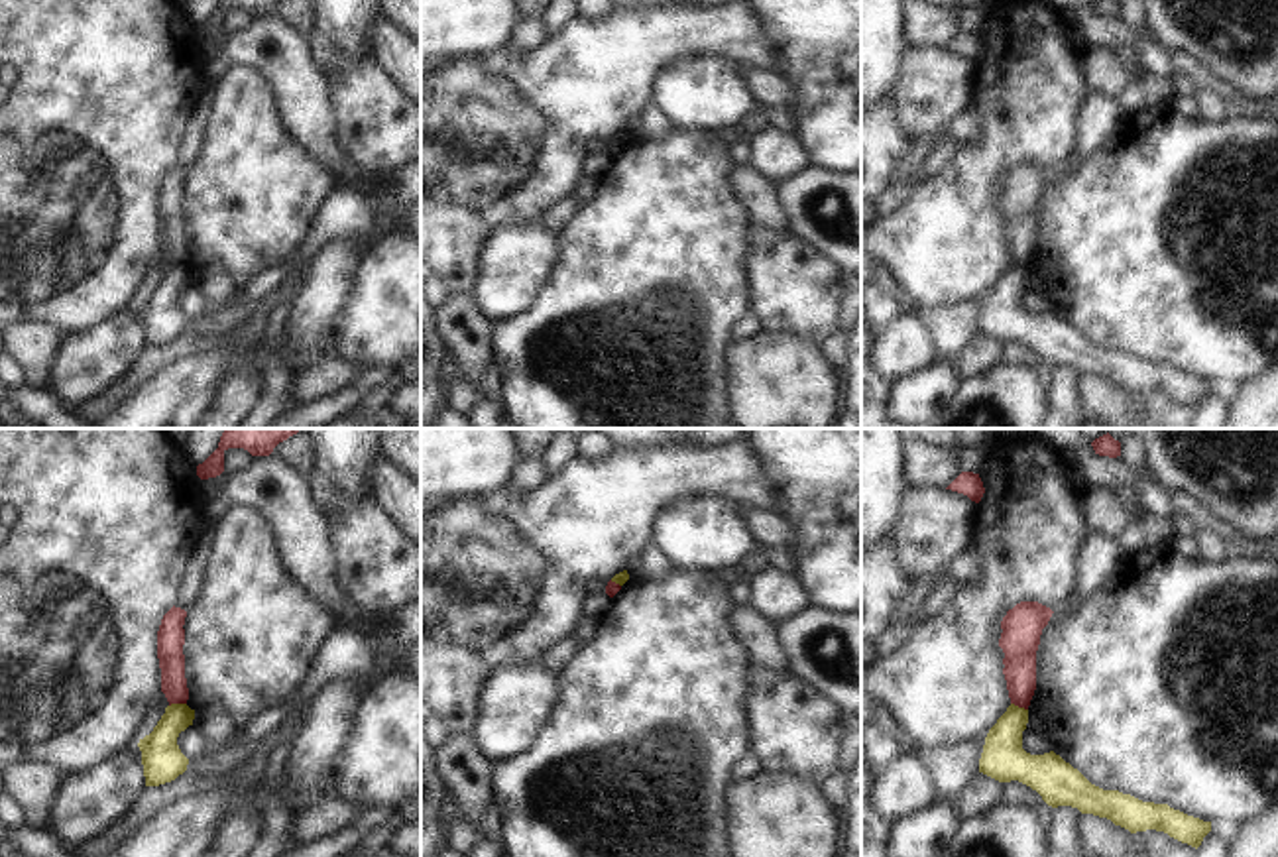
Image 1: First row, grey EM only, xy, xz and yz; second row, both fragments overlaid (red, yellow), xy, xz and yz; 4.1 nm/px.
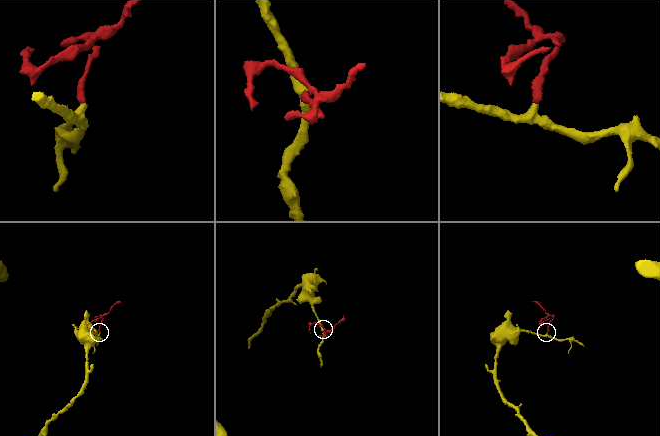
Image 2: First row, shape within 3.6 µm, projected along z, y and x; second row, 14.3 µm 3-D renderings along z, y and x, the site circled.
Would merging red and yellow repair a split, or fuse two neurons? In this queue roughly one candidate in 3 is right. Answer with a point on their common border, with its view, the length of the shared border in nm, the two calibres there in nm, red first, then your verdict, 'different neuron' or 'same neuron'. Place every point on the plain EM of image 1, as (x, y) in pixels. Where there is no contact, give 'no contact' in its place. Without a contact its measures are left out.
contact xy (177, 262); length 70 nm; calibres 110 and 170 nm; different neuron

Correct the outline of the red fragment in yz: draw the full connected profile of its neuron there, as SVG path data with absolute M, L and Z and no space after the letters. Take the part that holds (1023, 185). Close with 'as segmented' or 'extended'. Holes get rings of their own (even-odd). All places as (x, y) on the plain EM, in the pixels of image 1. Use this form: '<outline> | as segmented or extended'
M1020 161L1001 181L999 206L1005 212L1003 234L1011 263L1028 269L1036 250L1036 210L1052 169L1038 161Z | as segmented

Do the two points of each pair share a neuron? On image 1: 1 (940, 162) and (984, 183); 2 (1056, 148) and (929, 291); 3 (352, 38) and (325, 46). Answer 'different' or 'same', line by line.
1: different
2: same
3: same

